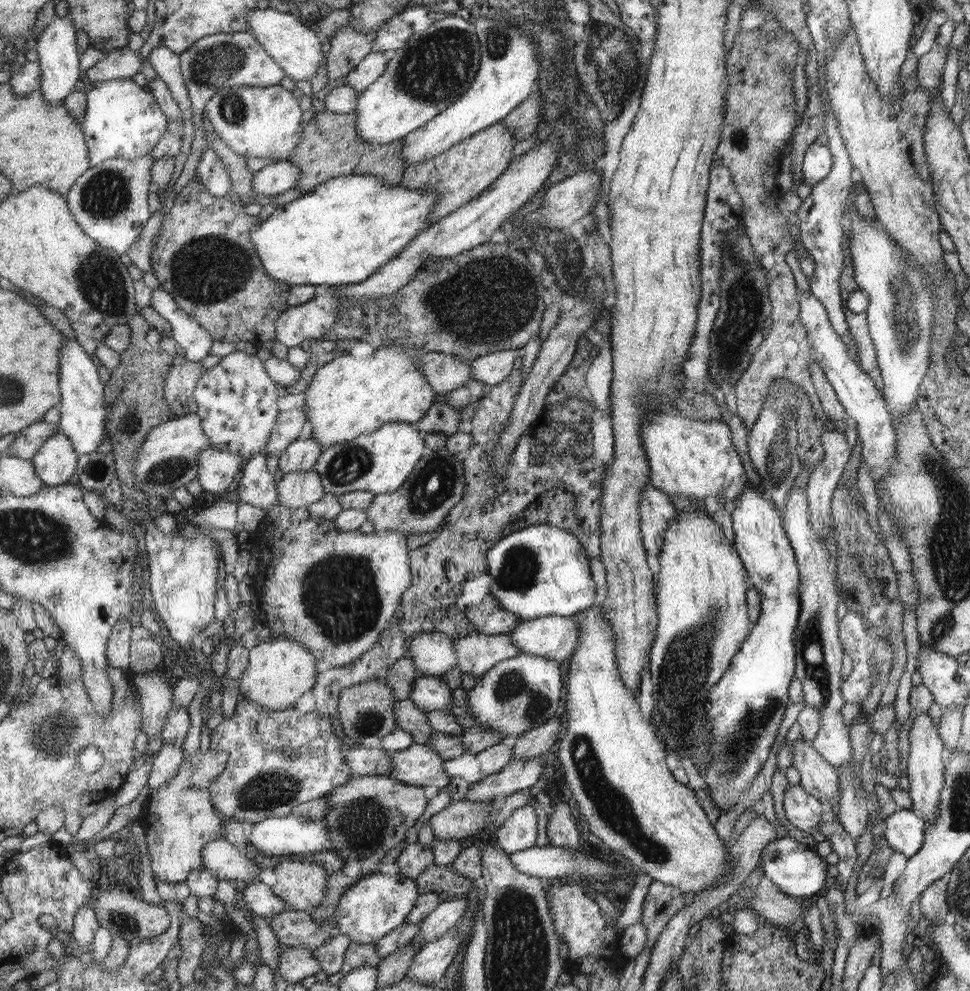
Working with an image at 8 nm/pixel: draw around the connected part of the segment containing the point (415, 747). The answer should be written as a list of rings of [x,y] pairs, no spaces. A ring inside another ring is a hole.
[[[414,744],[407,750],[392,753],[391,778],[406,785],[418,787],[449,787],[454,779],[445,772],[444,759],[430,745]]]

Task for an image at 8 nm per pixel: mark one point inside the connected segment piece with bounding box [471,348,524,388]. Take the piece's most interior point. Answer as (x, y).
(491, 369)

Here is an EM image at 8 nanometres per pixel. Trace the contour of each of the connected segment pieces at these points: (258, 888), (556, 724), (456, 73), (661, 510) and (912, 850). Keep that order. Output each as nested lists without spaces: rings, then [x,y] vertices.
[[[261,880],[247,883],[242,891],[242,900],[256,916],[260,915],[265,918],[288,909],[285,902],[278,898],[272,892],[271,887],[262,883]]]
[[[561,716],[542,724],[542,727],[532,729],[516,738],[512,748],[512,759],[526,761],[544,756],[558,740],[558,734],[562,732]]]
[[[442,16],[427,30],[414,33],[404,47],[385,51],[386,70],[356,99],[357,133],[368,144],[404,139],[456,103],[480,70],[481,44],[477,29],[460,16]]]
[[[648,483],[641,490],[641,529],[650,555],[657,556],[661,551],[662,535],[668,524],[676,520],[677,512],[670,497],[662,489]]]
[[[897,809],[884,821],[884,838],[902,858],[912,859],[925,842],[928,822],[918,818],[913,810]]]

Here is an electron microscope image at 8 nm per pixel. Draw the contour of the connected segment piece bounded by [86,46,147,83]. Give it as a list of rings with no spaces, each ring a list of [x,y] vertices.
[[[122,47],[111,50],[104,58],[86,71],[87,77],[94,82],[106,82],[116,78],[128,78],[134,76],[140,70],[142,63],[147,58],[140,56],[130,47]]]

